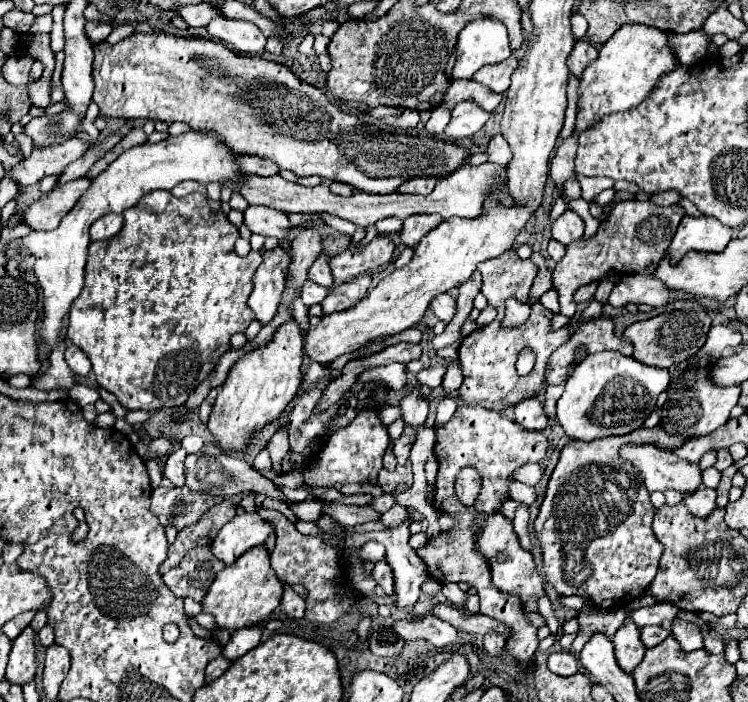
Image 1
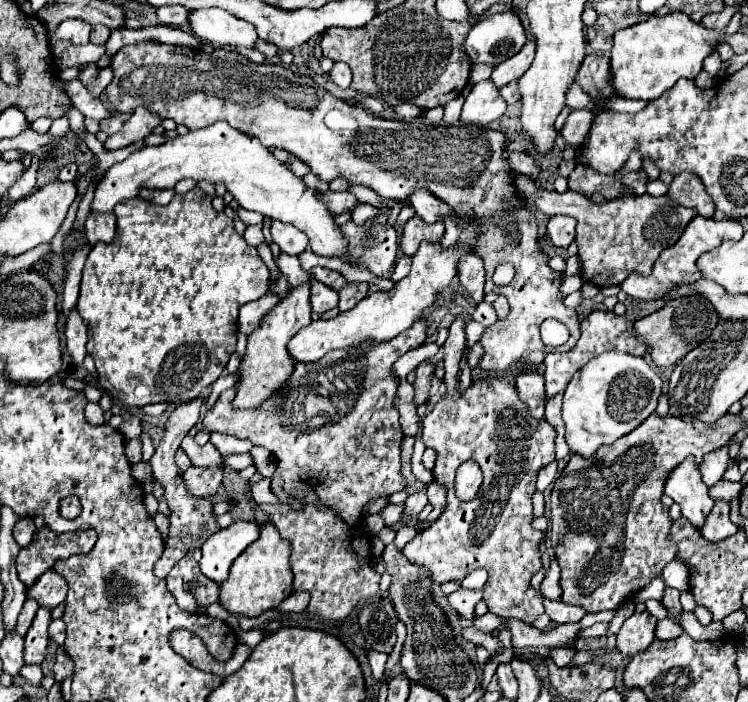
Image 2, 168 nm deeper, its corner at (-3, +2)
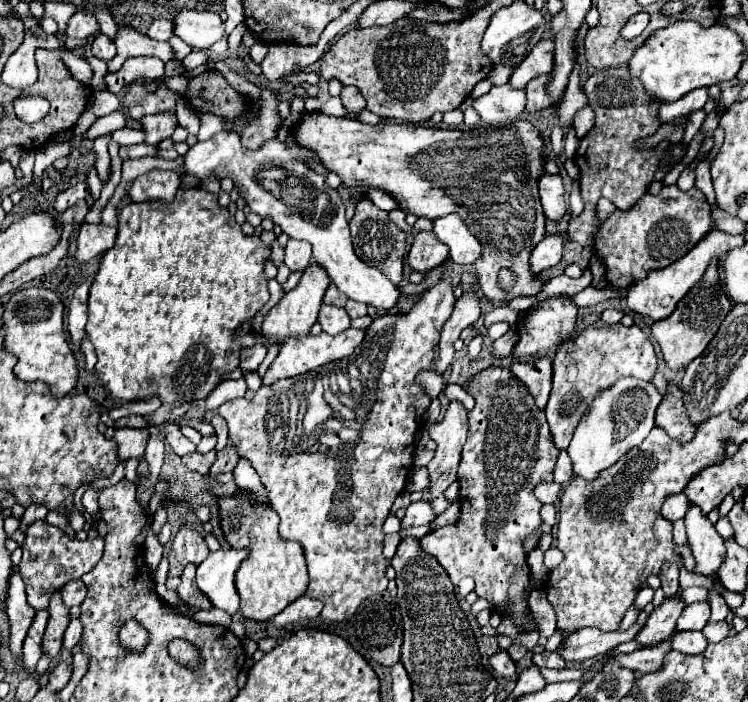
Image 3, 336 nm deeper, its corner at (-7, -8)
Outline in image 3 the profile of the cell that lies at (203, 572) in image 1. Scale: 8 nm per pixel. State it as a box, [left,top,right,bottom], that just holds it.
[178,564,212,610]

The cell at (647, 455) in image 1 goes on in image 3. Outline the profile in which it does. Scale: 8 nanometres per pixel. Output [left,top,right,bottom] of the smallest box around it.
[684,504,724,576]

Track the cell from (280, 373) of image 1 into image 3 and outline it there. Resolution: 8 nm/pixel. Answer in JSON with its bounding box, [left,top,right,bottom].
[262,266,330,344]

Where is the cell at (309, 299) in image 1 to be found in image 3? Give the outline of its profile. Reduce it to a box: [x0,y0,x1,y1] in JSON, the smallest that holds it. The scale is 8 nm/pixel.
[318,304,350,336]

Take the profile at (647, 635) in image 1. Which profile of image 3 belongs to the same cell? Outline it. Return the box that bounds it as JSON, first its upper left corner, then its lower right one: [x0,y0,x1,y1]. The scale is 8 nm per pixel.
[672,632,708,654]

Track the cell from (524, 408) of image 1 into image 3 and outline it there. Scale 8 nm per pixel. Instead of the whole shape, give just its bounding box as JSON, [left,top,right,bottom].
[512,356,552,410]

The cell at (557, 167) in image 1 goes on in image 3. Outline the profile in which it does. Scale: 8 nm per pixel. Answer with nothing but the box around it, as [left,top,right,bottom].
[574,106,594,138]

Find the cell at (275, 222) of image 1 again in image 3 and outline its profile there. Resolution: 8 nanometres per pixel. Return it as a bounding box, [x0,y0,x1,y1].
[284,240,312,272]

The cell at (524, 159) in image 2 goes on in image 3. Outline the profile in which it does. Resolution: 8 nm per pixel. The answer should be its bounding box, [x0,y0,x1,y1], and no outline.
[538,174,568,220]

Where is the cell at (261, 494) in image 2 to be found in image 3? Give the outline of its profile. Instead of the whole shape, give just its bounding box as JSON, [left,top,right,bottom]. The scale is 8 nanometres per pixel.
[234,458,270,504]

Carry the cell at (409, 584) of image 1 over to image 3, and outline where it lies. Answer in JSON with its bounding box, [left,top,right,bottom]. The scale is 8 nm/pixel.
[428,402,468,498]

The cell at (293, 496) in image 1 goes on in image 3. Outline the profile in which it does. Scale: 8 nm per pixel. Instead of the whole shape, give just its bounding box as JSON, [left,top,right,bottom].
[182,449,216,474]

